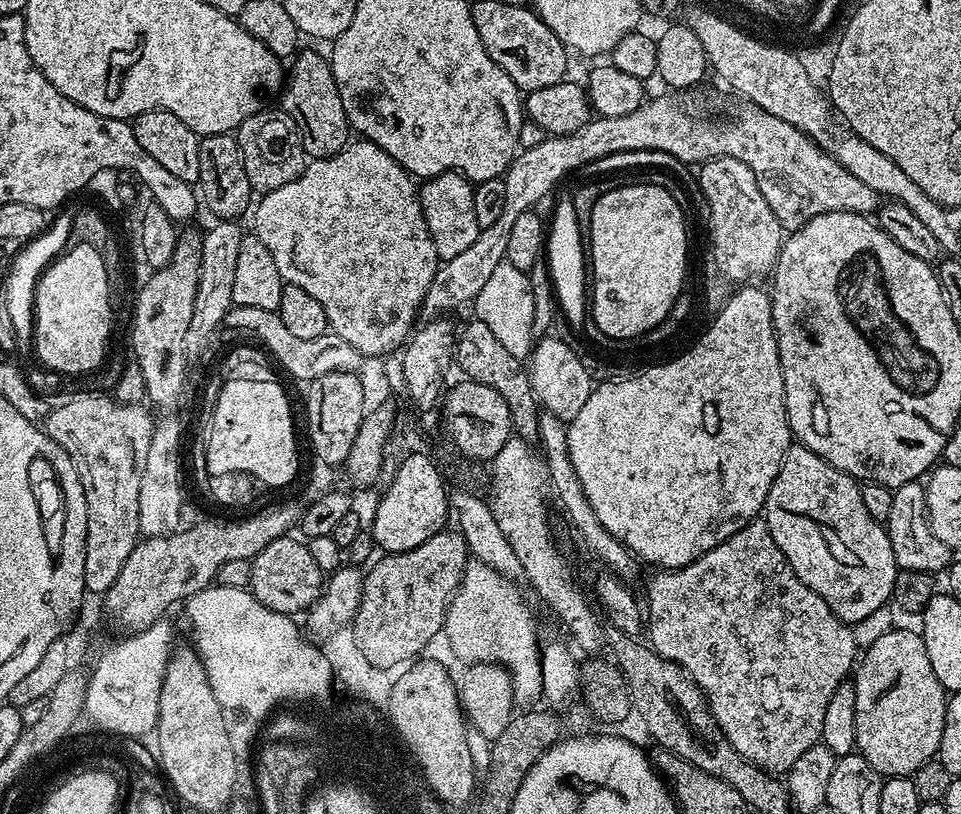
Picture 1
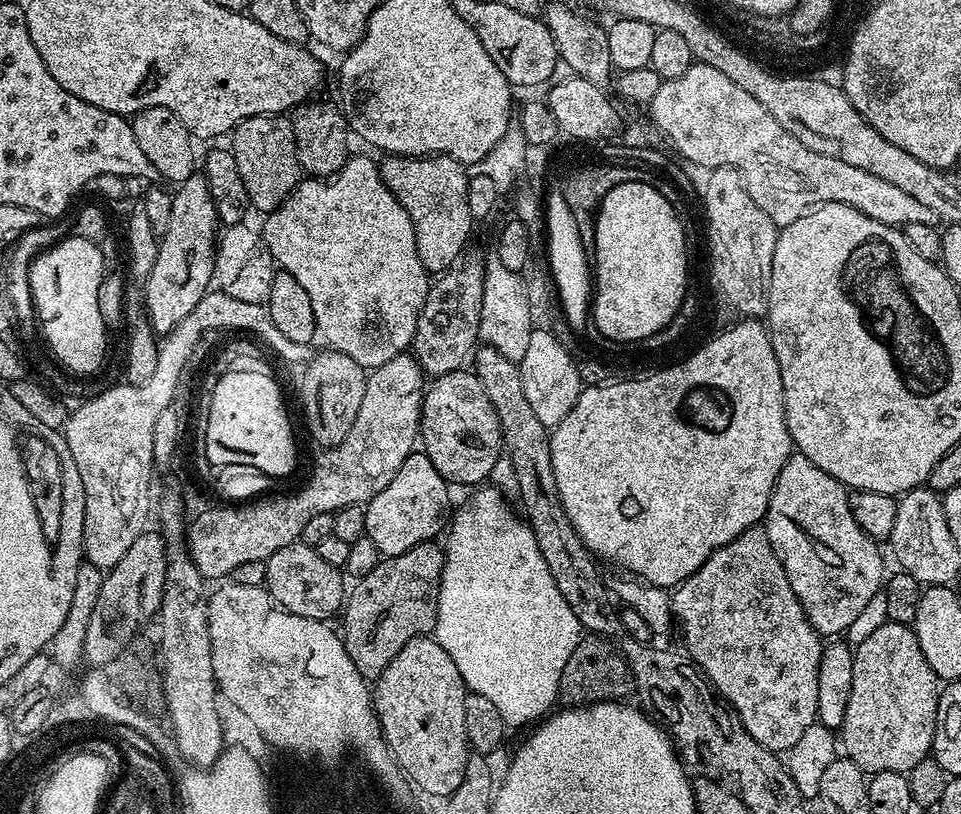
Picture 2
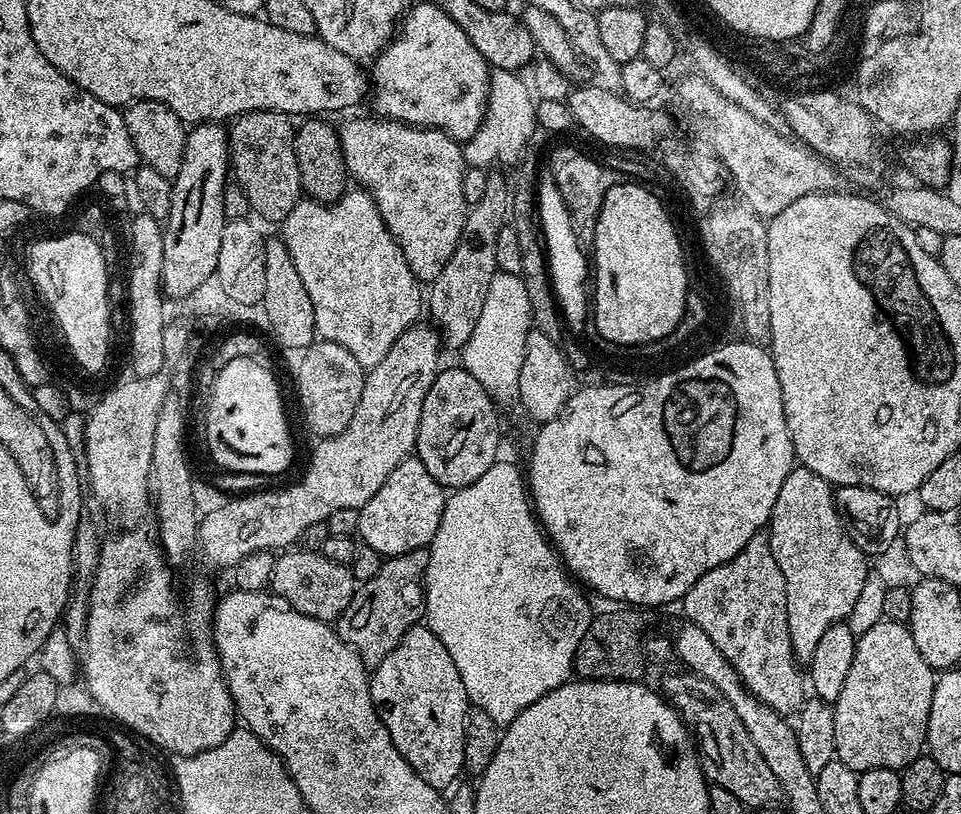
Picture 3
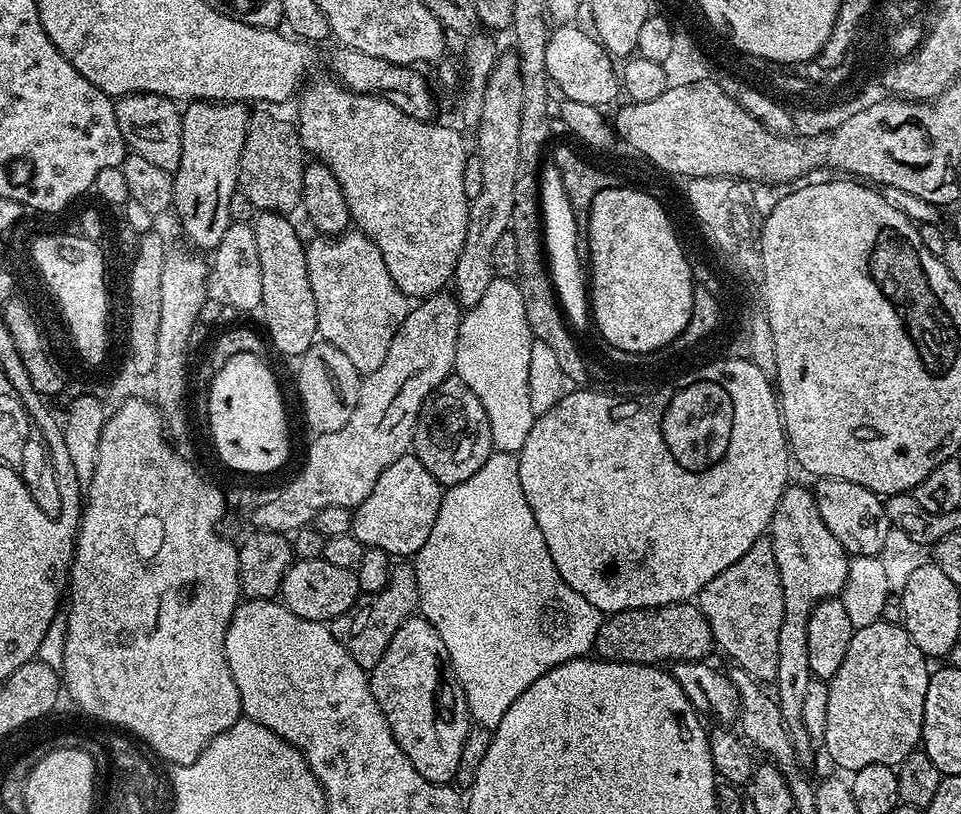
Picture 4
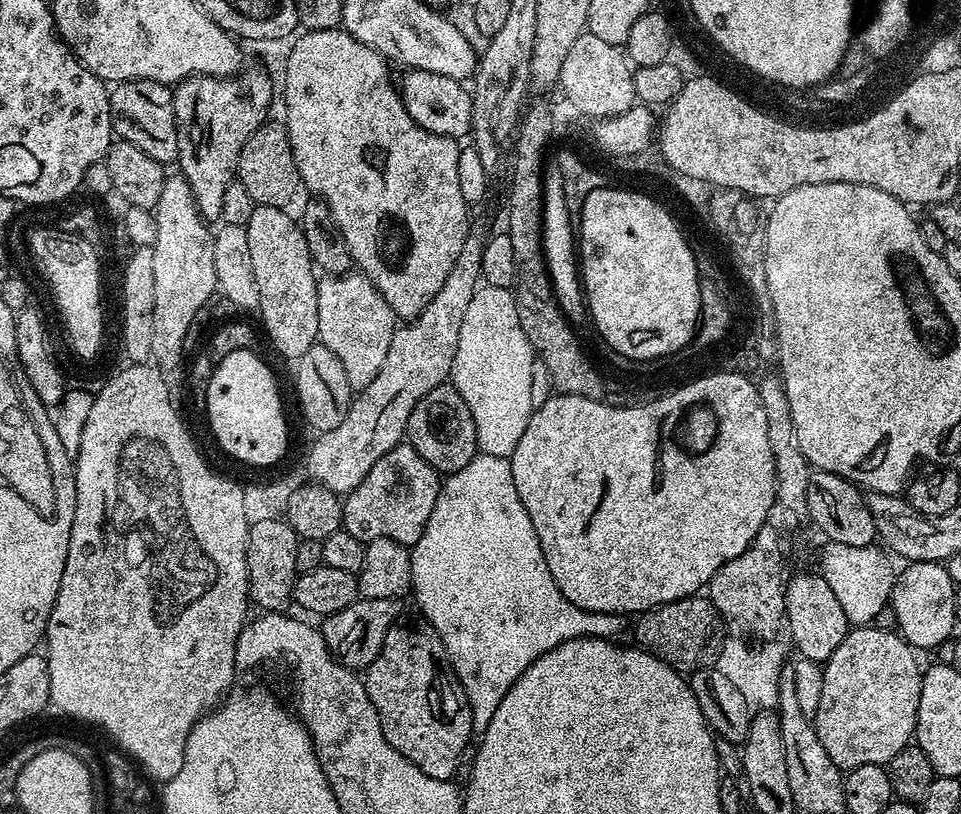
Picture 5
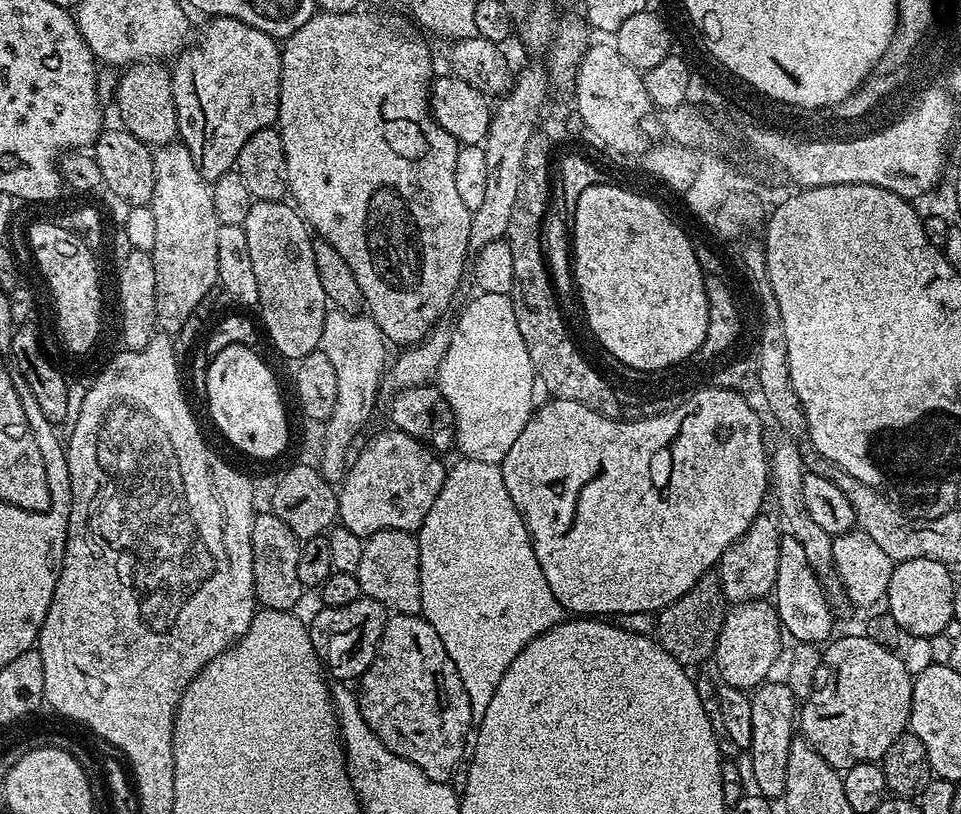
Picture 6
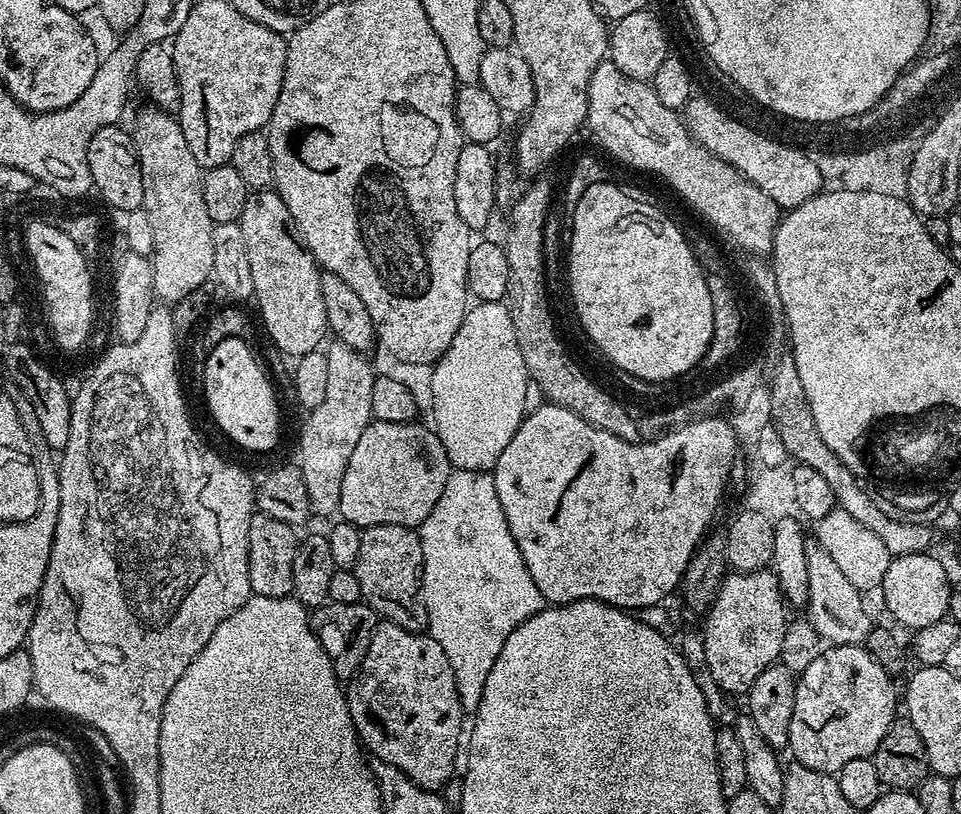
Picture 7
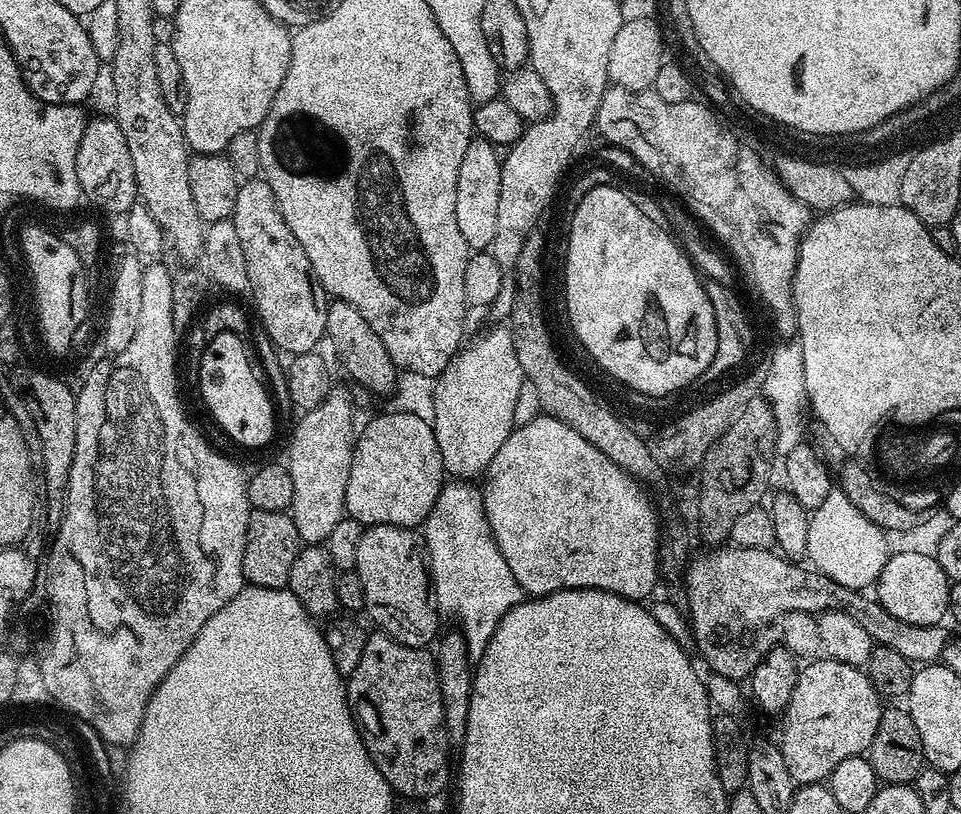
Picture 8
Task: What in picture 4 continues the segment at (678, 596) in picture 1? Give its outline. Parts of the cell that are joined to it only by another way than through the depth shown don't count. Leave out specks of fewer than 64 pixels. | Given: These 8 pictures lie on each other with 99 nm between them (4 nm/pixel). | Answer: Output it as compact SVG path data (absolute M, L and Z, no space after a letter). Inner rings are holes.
M765 534L734 562L734 566L726 566L722 574L710 578L700 591L698 606L712 627L713 641L729 656L735 667L746 671L759 682L775 681L778 674L778 630L782 630L784 617L784 599L782 598L782 578L778 574L778 562L774 558L774 546L771 535Z

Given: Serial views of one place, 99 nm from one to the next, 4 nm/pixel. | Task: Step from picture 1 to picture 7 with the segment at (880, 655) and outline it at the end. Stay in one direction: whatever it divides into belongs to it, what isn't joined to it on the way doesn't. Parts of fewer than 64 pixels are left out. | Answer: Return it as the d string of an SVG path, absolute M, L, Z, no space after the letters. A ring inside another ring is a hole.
M851 644L850 646L828 646L818 654L818 658L807 666L804 672L799 673L796 681L796 697L794 698L794 718L790 718L790 730L788 731L787 751L792 752L791 759L795 763L806 766L810 770L818 770L819 772L827 772L829 774L838 774L842 770L842 766L846 766L846 762L851 760L867 760L878 750L878 742L882 742L882 738L886 738L886 730L890 730L890 726L898 719L898 688L892 685L893 677L888 674L887 670L879 664L878 661L871 656L868 649L859 644Z

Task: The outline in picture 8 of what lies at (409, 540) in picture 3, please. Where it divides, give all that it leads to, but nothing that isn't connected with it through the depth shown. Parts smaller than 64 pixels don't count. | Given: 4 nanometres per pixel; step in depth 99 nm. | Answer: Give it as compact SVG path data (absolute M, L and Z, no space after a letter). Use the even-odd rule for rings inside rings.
M392 410L385 416L376 416L364 429L359 429L352 450L350 478L346 482L345 513L359 524L389 524L390 526L419 529L424 519L432 513L438 494L444 489L446 473L442 454L438 450L438 438L431 424L412 413Z

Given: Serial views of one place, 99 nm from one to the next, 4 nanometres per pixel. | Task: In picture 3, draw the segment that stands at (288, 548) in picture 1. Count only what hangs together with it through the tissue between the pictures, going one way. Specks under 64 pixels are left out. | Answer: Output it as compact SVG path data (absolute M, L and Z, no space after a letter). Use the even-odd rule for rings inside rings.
M284 550L276 556L276 565L270 585L271 591L287 607L315 620L325 622L339 620L346 606L350 606L357 587L355 574L349 565L330 562L330 558L323 556L320 551L305 552L303 550Z

